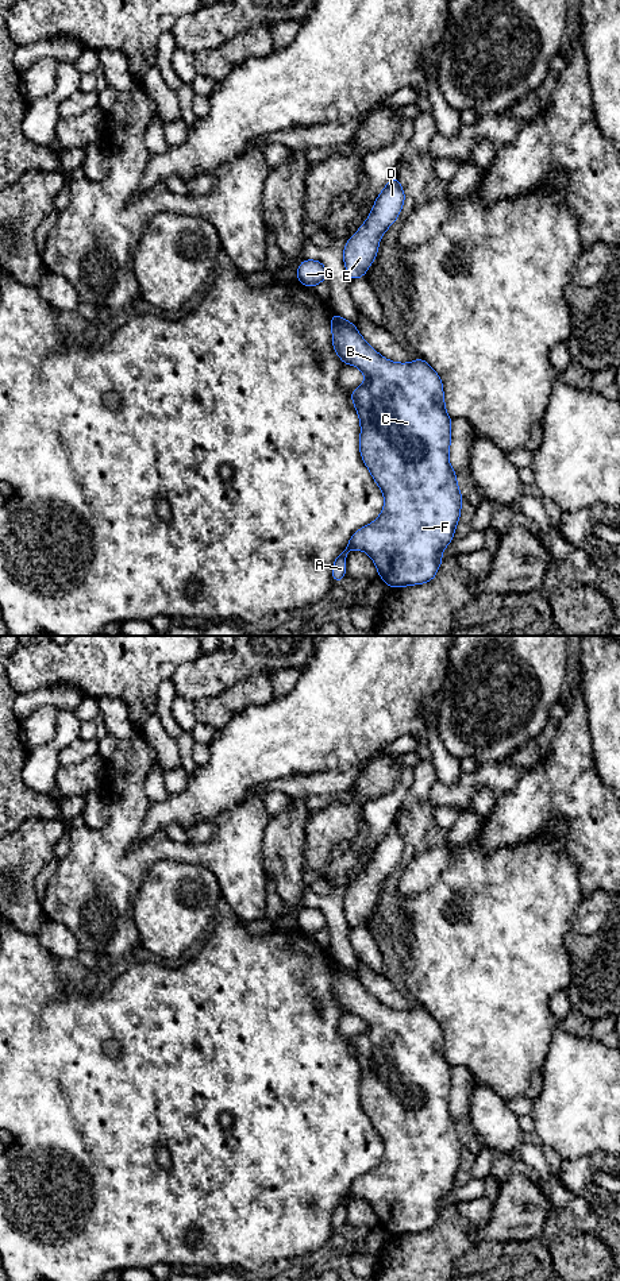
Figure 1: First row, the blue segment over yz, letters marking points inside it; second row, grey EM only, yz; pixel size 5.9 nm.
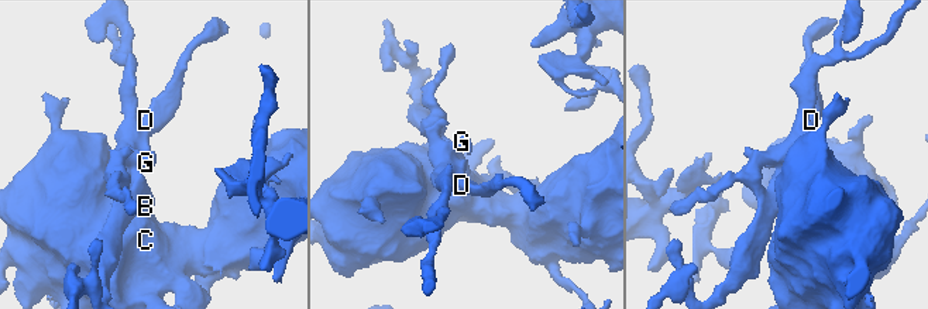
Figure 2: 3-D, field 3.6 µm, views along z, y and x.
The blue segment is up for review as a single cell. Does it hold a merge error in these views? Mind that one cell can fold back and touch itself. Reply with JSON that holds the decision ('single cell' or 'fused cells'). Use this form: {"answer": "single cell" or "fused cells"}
{"answer": "single cell"}

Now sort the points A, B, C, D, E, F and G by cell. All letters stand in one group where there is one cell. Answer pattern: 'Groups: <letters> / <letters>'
Groups: A B C D E F G

